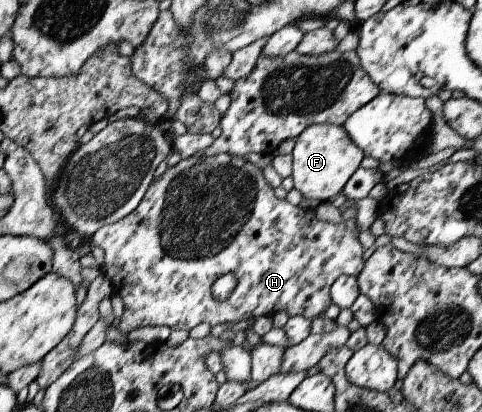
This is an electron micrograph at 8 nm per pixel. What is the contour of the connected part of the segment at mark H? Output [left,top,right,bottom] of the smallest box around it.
[92,153,366,335]

